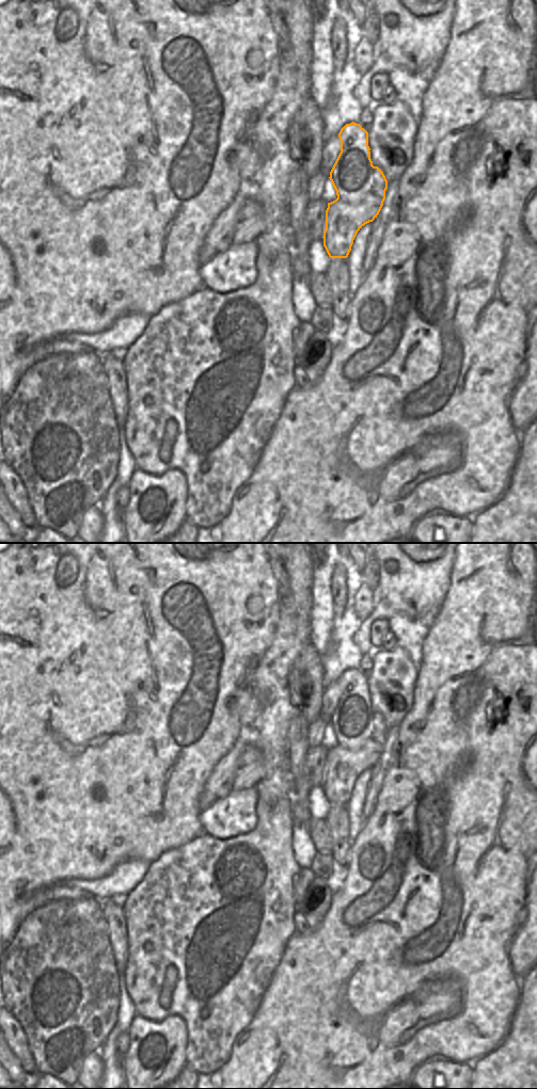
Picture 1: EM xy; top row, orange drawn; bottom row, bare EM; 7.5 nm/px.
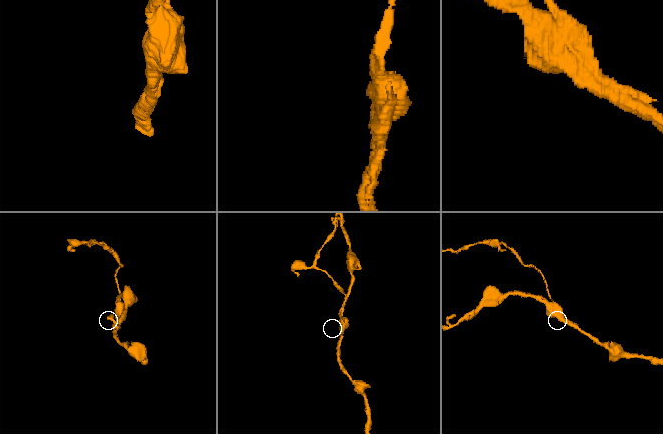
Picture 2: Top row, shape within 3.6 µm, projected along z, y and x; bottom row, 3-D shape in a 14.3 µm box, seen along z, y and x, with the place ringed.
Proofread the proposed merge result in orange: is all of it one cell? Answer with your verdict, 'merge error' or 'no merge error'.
merge error

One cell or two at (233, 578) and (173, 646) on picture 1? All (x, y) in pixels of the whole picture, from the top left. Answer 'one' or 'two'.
one

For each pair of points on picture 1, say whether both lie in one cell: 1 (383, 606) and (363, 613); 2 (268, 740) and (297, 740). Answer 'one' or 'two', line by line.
1: two
2: two

